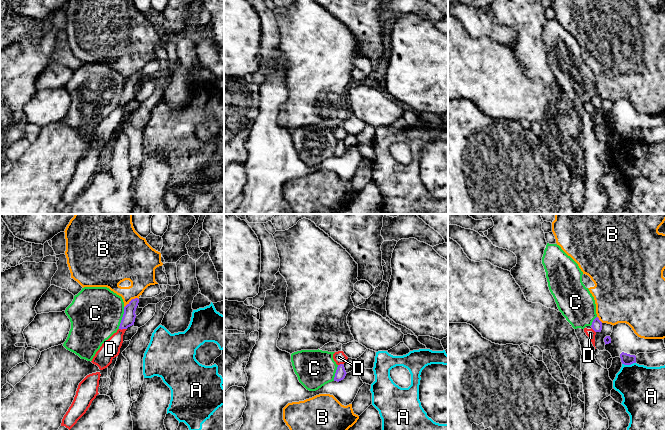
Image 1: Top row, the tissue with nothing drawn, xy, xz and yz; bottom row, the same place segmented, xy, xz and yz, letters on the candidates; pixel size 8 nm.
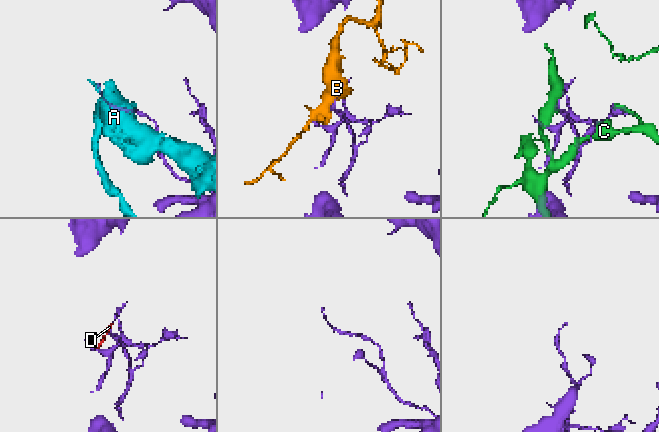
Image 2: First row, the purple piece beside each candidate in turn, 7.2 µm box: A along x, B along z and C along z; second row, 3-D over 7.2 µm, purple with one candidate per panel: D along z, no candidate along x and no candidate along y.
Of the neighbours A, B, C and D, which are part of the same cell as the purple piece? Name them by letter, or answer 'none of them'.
none of them

